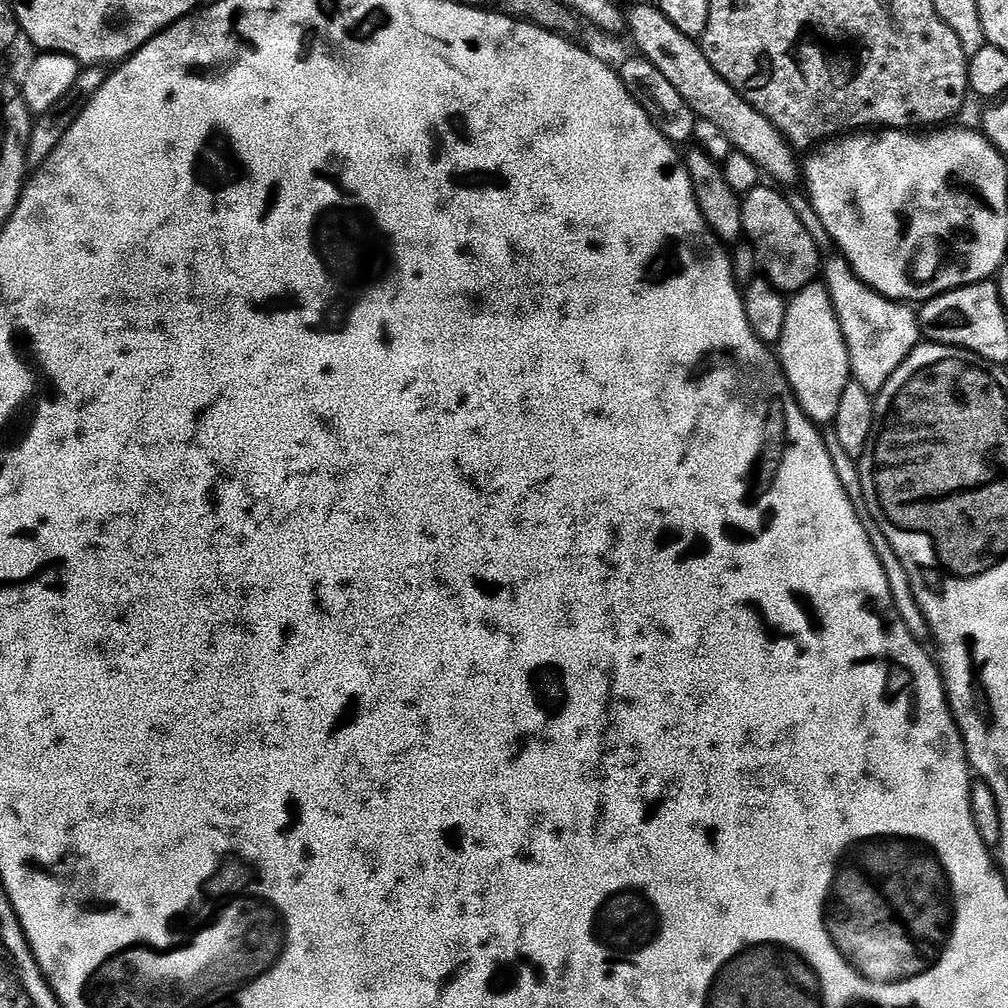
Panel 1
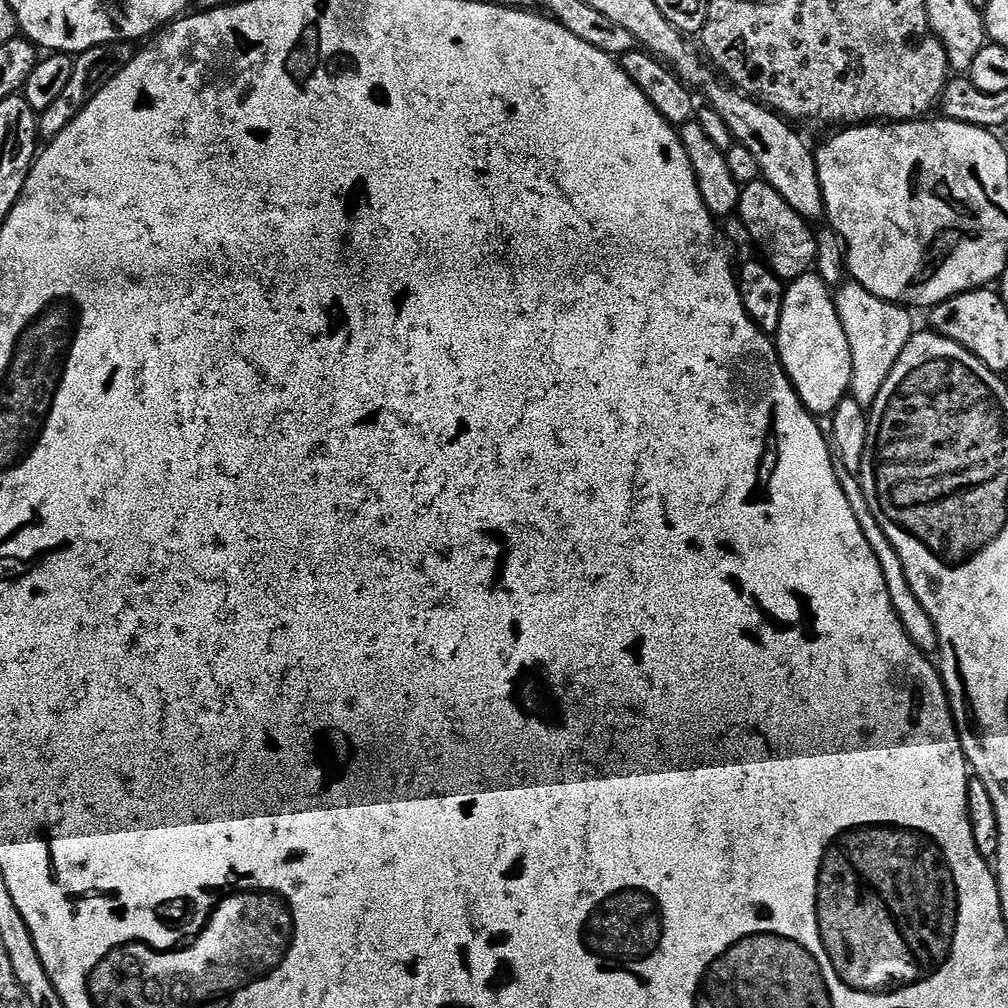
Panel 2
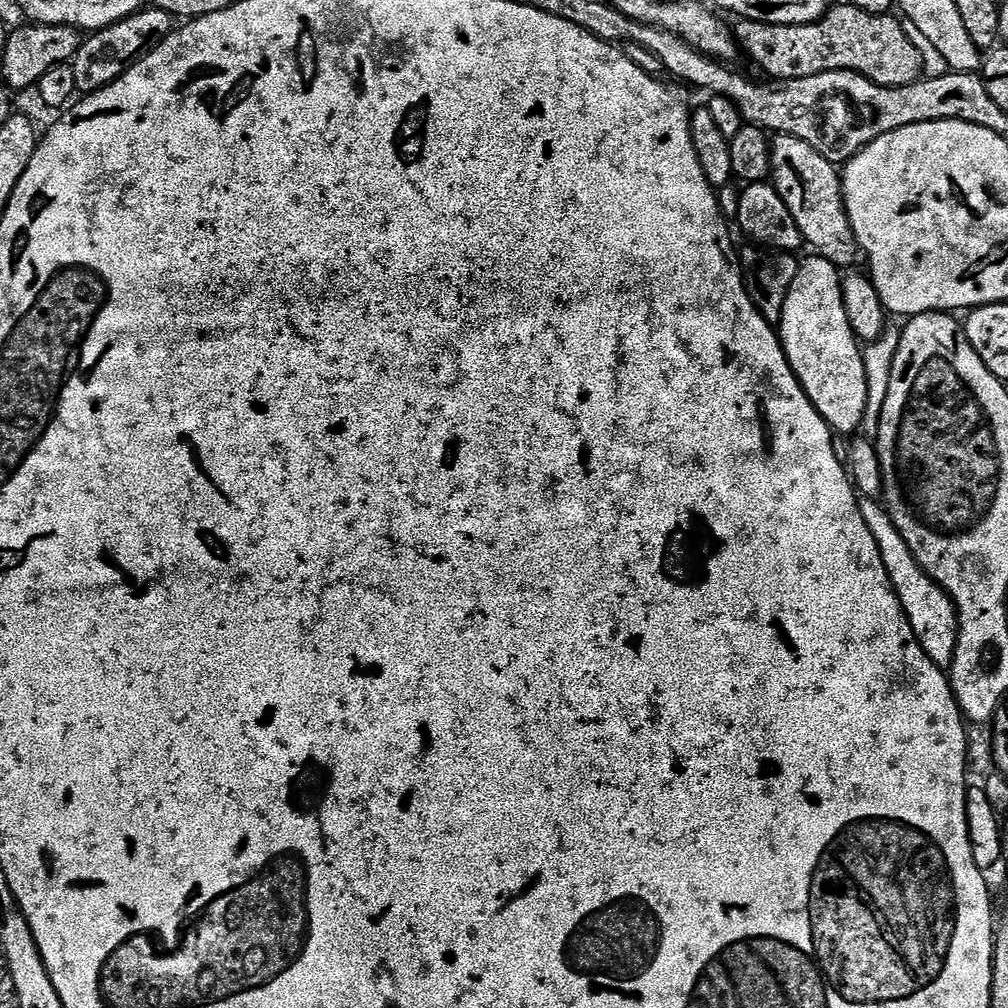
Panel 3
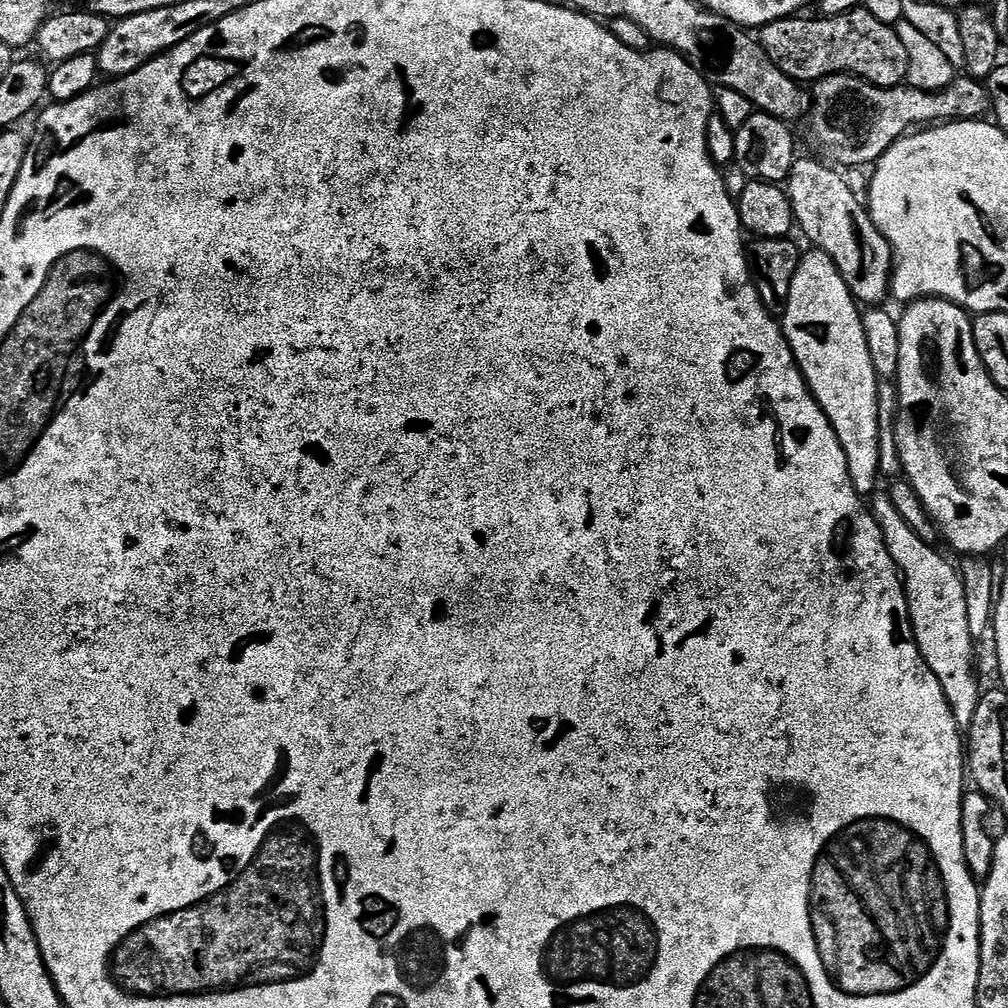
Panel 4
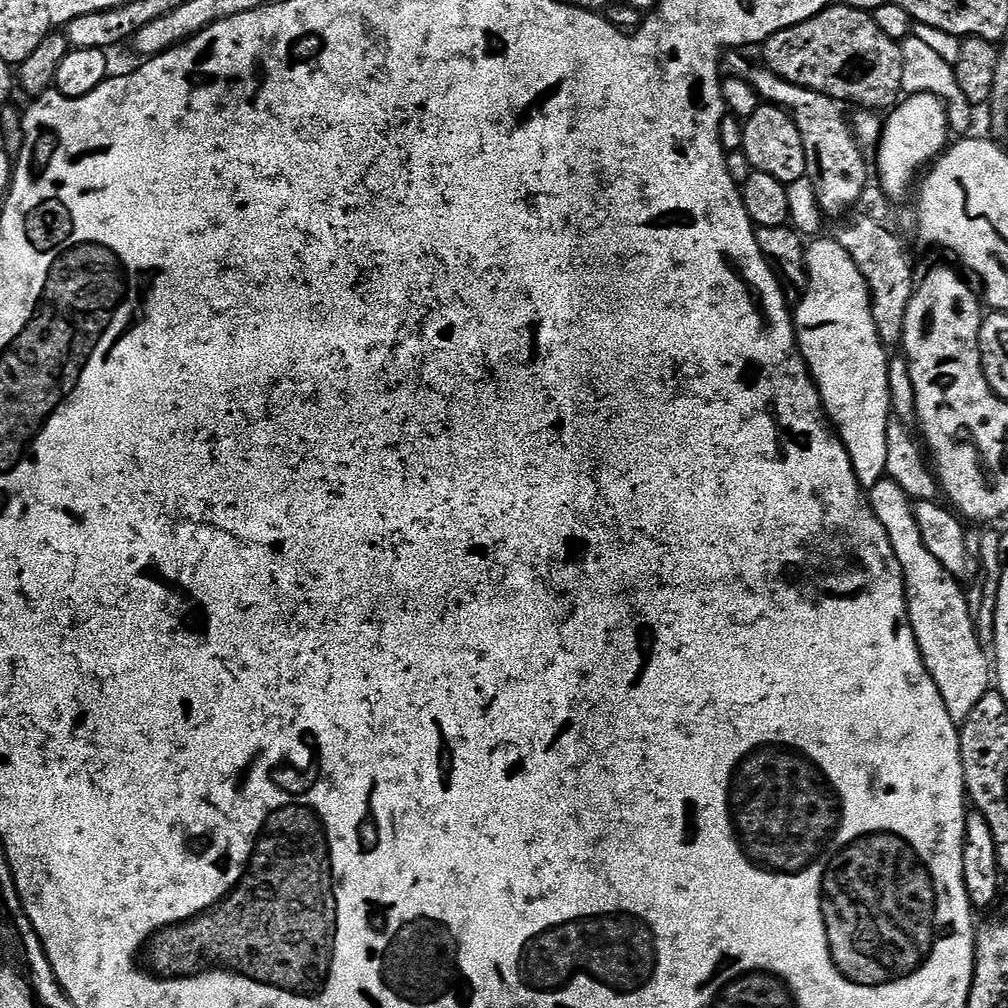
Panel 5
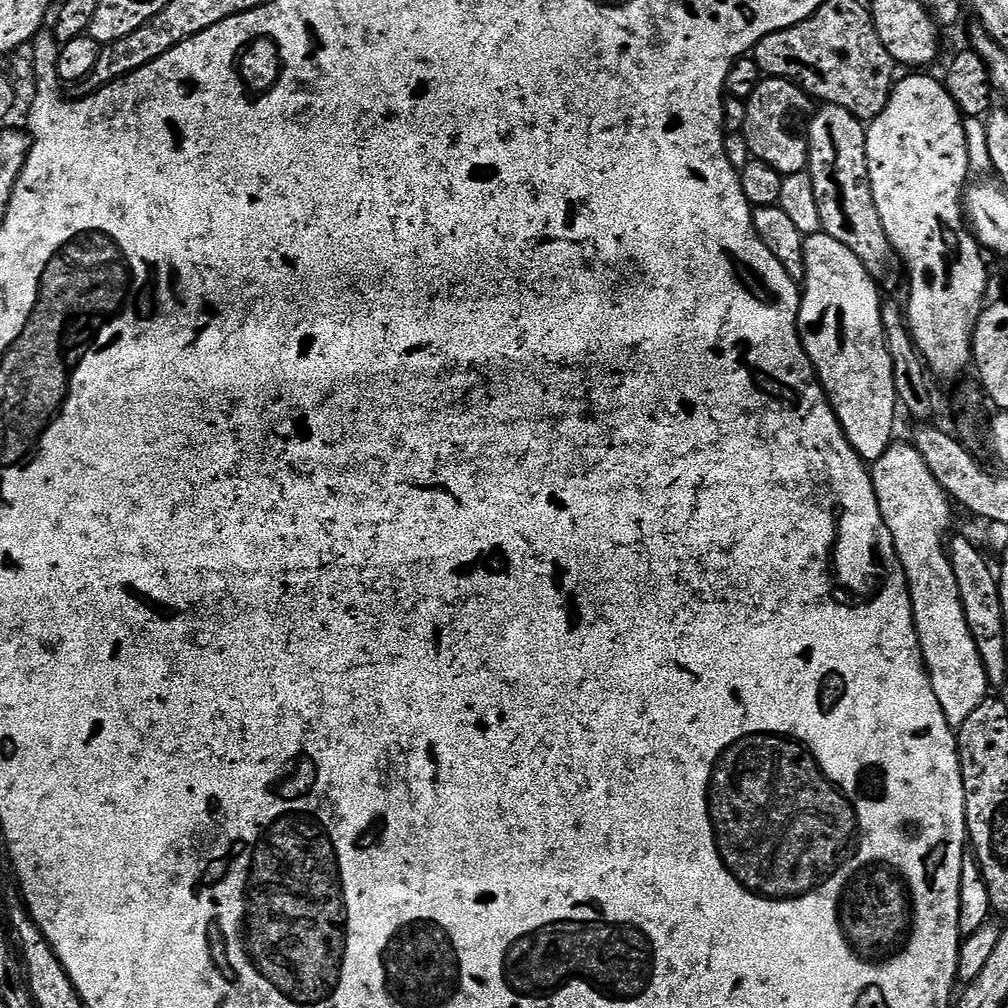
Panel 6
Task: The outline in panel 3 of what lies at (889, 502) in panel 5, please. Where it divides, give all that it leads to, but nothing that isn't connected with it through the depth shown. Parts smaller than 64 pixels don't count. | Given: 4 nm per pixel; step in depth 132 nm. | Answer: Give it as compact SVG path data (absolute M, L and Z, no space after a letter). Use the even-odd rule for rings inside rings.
M861 499L860 509L862 516L866 518L866 524L870 526L870 534L874 534L874 542L878 542L878 550L882 554L882 562L888 571L892 589L898 594L902 610L922 650L926 650L929 658L940 668L951 669L960 629L960 617L956 614L956 603L922 570L910 546L902 538L898 526L888 517L887 507L879 499Z

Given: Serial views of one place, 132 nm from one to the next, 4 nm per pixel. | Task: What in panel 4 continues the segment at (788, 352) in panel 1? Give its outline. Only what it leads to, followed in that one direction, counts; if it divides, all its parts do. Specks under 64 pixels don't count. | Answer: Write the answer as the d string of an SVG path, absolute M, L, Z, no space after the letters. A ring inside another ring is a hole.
M813 247L811 251L805 251L801 255L800 265L794 274L794 282L790 282L790 298L782 317L782 331L785 338L788 339L788 345L792 347L796 364L804 376L805 382L808 383L808 389L812 391L812 397L820 403L821 410L834 426L834 434L838 434L838 442L842 442L842 450L846 454L846 466L850 470L850 482L854 486L854 490L860 493L861 497L868 498L877 491L876 479L880 480L882 476L879 462L879 386L881 381L878 379L874 362L871 361L870 346L867 345L867 338L863 328L863 315L858 307L856 297L852 295L852 291L846 286L842 274L838 270L838 266L830 258L830 254L826 254L821 248L817 247Z

